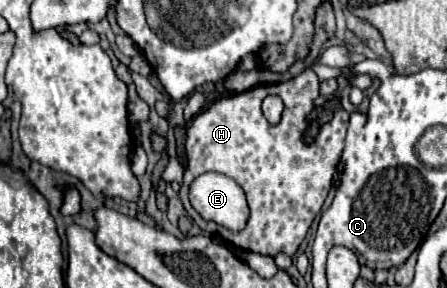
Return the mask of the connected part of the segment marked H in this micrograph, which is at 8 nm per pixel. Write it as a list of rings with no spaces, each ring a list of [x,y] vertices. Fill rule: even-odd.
[[[308,68],[288,82],[280,82],[276,86],[256,86],[248,92],[222,98],[214,102],[210,110],[204,110],[190,122],[186,138],[188,170],[184,172],[180,200],[186,212],[202,230],[206,230],[208,234],[218,234],[224,240],[262,256],[276,256],[280,252],[294,256],[328,196],[332,176],[344,150],[350,118],[346,110],[338,108],[332,120],[320,128],[314,144],[308,146],[302,136],[306,130],[306,116],[314,110],[314,98],[318,98],[318,76],[312,72],[312,68]],[[270,94],[278,94],[286,106],[282,122],[276,126],[268,124],[260,108],[262,100]],[[206,172],[222,172],[224,176],[234,178],[244,188],[250,210],[250,218],[244,230],[230,232],[216,222],[206,222],[190,206],[190,184],[194,182],[194,178]]]

